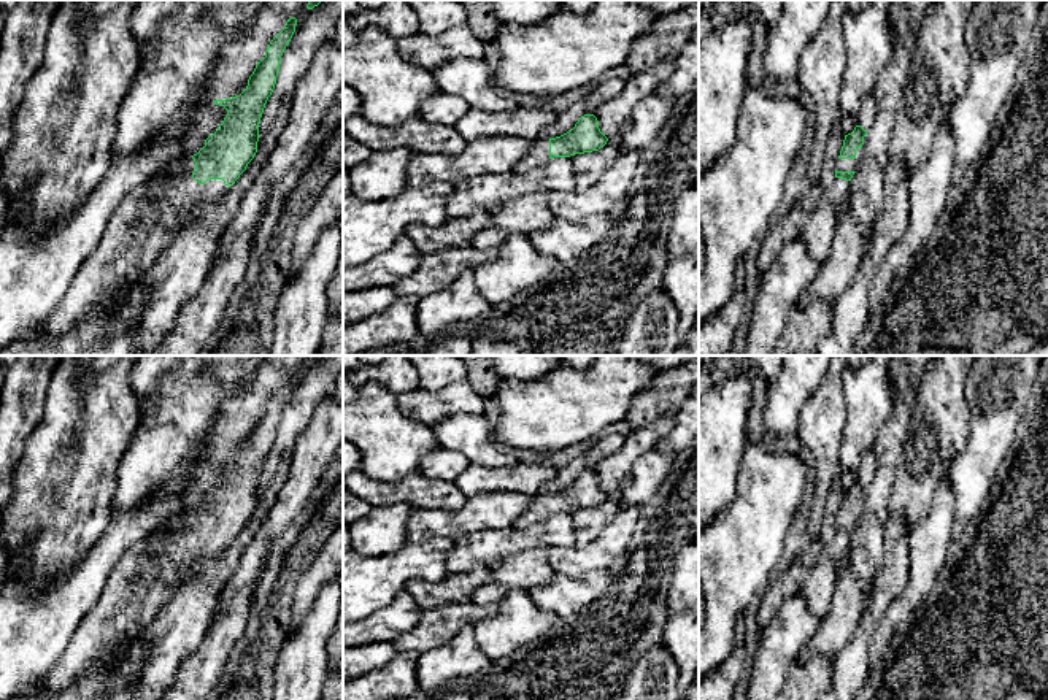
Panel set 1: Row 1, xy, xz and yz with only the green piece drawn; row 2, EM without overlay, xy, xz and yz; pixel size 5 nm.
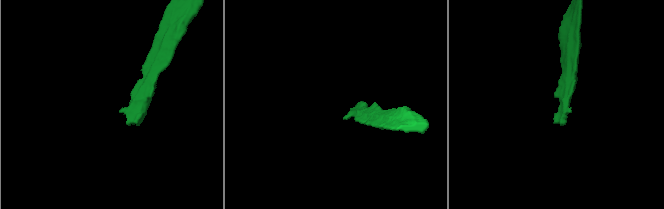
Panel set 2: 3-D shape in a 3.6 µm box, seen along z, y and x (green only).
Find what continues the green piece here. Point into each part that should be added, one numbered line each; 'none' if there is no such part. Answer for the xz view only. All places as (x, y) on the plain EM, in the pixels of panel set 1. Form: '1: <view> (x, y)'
1: xz (539, 510)

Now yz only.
1: yz (866, 473)
2: yz (842, 519)

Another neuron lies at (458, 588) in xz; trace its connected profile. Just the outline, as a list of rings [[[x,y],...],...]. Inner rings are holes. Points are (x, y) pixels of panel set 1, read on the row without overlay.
[[[476,565],[465,573],[448,573],[441,583],[408,583],[405,594],[410,594],[422,610],[430,610],[446,603],[470,602],[473,590],[489,581],[489,567]]]

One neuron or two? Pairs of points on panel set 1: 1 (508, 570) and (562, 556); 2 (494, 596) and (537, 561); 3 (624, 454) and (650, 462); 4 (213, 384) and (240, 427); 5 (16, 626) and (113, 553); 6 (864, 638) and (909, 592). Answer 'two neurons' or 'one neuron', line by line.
1: two neurons
2: one neuron
3: two neurons
4: two neurons
5: one neuron
6: two neurons

